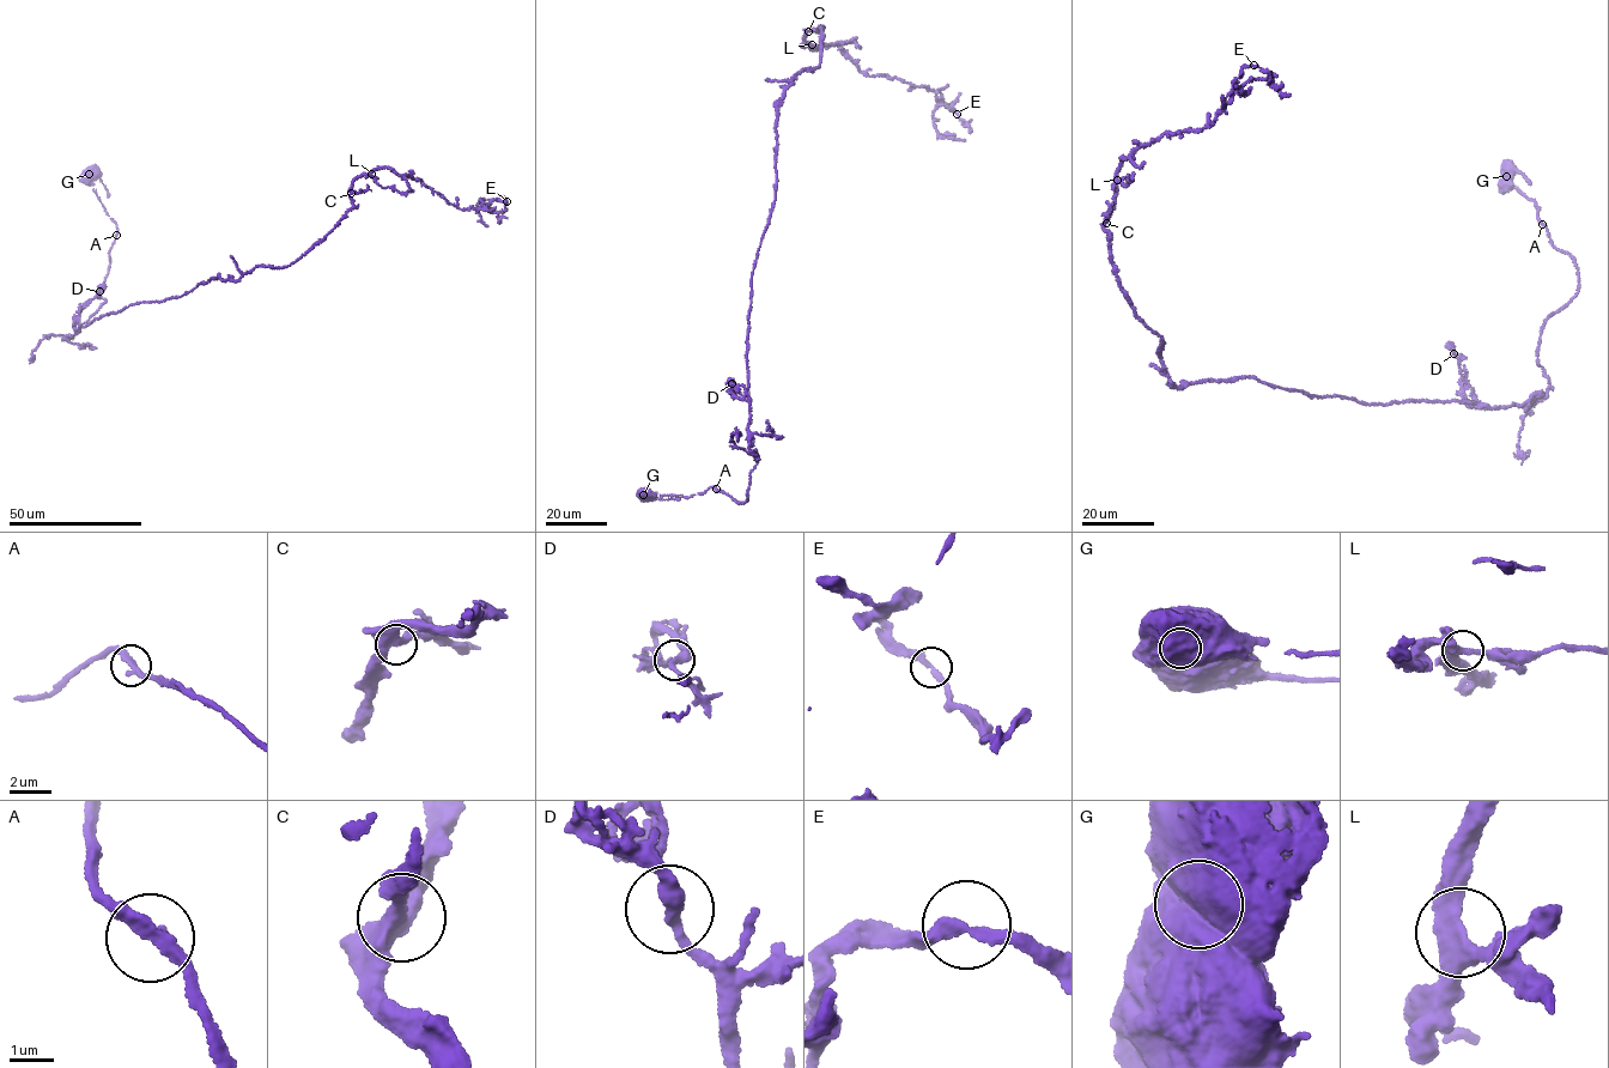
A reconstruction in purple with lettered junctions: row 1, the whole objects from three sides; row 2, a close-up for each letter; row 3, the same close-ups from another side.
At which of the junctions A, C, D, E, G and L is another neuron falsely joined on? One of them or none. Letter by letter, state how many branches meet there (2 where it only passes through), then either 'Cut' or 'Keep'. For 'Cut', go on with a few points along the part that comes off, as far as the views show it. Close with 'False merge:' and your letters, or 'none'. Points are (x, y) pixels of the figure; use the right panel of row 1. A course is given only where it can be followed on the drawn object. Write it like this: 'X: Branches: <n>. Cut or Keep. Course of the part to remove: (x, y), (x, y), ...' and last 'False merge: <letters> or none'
A: Branches: 2. Keep
C: Branches: 3. Keep
D: Branches: 2. Keep
E: Branches: 2. Keep
G: Branches: 1. Cut. Course of the part to remove: (1506, 176), (1517, 170), (1530, 183)
L: Branches: 3. Keep
False merge: G

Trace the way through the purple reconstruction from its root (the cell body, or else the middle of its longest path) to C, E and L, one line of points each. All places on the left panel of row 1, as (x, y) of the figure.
C: (85, 177), (117, 230), (98, 292), (105, 302), (64, 339), (137, 302), (290, 265), (344, 217), (351, 193)
E: (85, 177), (117, 230), (105, 302), (64, 339), (290, 265), (381, 168), (462, 210), (507, 201)
L: (85, 177), (117, 230), (105, 302), (64, 339), (137, 302), (290, 265), (371, 174)

